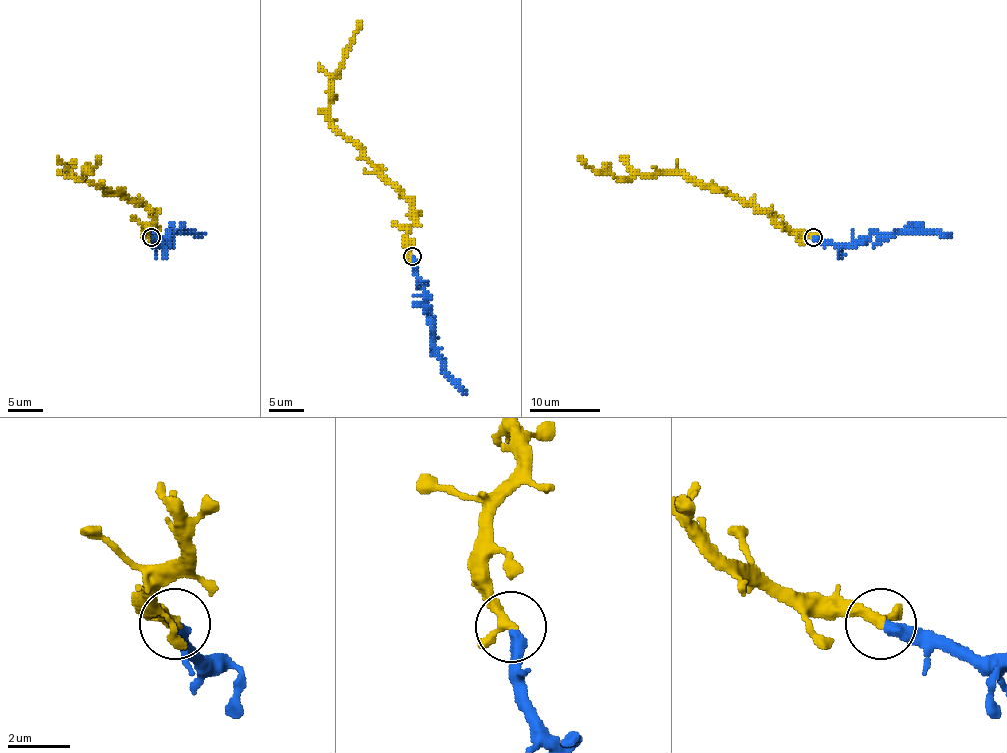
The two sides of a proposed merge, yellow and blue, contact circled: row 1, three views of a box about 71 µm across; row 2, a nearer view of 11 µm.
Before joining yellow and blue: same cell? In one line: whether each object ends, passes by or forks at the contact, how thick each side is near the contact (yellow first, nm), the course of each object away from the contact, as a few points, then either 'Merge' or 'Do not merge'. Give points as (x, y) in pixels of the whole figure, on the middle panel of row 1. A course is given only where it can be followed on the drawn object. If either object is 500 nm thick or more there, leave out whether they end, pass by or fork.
At the ring yellow passes by. At the ring blue ends. Thickness 280 nm (yellow) against 380 nm. Course of yellow: (413, 256), (407, 247), (413, 205), (335, 127), (328, 115), (330, 78), (340, 66), (353, 34), (362, 22). Course of blue: (413, 258), (430, 316), (441, 368), (464, 393). Merge

